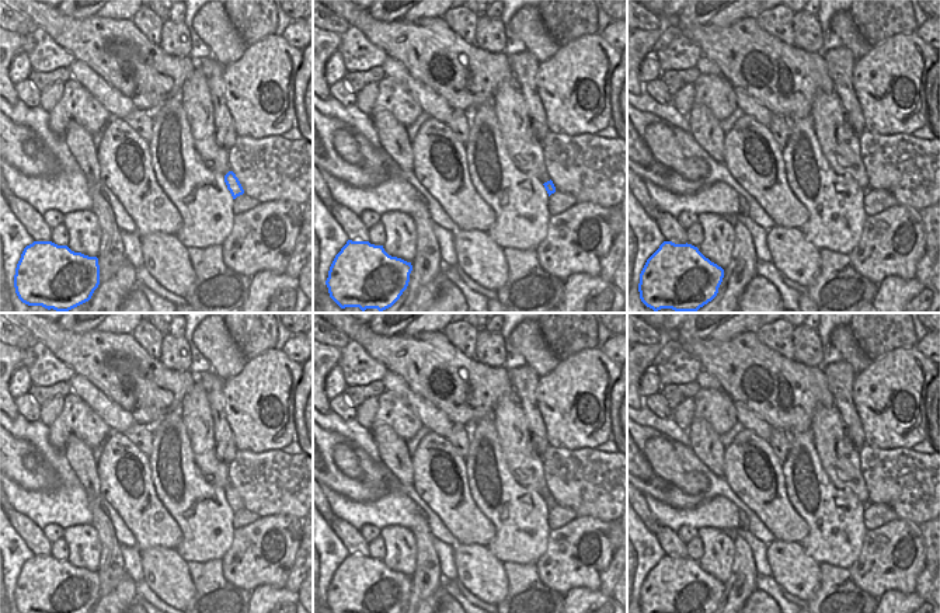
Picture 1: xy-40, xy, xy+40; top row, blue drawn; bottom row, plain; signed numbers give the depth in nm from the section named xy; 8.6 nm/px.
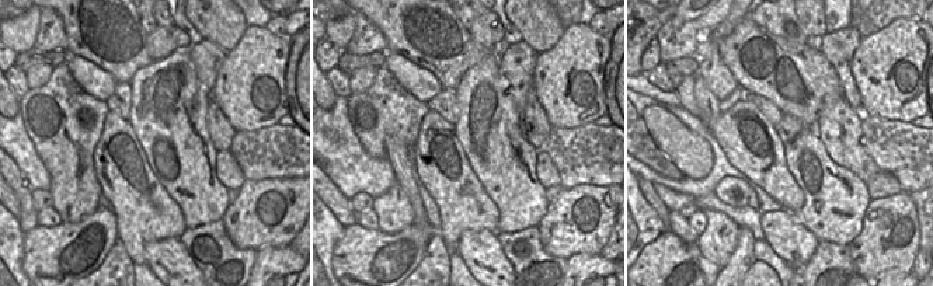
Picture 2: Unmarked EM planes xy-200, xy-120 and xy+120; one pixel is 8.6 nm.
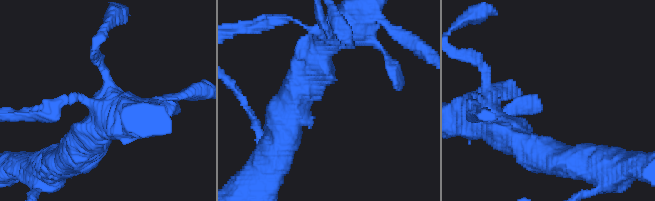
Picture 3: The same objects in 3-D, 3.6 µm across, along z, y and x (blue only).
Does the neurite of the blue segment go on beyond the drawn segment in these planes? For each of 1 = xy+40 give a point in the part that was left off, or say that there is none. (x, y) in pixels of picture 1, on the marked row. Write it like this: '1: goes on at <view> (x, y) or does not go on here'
1: does not go on here

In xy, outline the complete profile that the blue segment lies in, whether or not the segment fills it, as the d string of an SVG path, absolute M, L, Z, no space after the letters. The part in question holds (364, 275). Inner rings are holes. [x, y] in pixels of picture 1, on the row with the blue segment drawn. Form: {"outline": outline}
{"outline": "M348 240L335 255L325 285L341 307L391 307L407 289L411 262L389 255L383 245Z"}

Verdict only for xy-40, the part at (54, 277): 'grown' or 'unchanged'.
unchanged

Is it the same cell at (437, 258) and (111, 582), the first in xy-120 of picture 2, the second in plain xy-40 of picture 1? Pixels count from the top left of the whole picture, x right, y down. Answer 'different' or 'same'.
different

